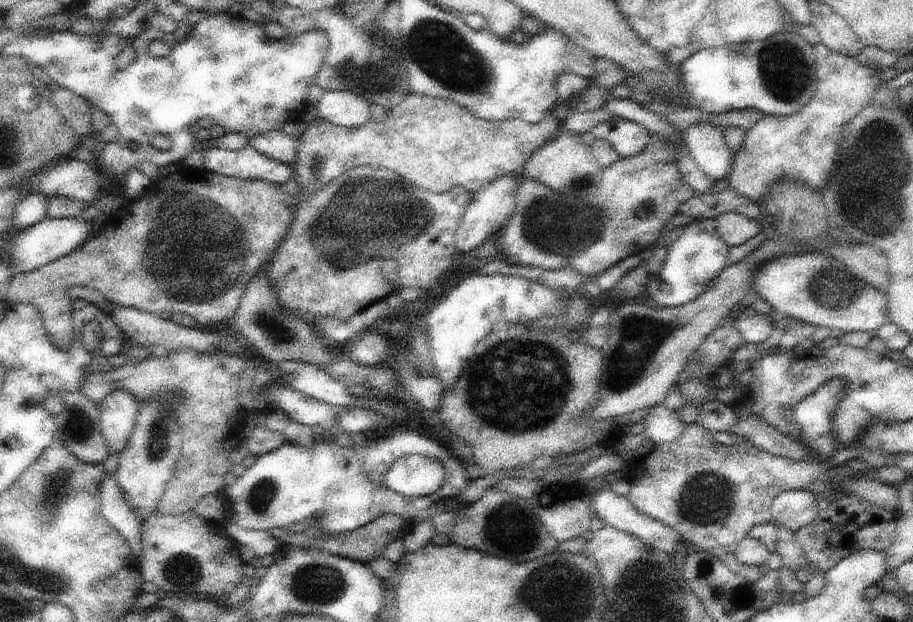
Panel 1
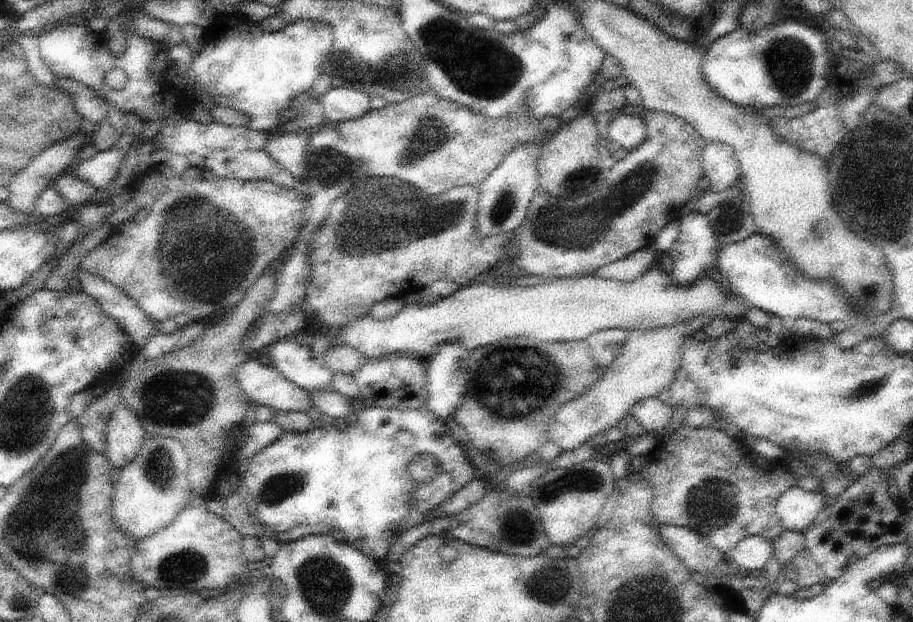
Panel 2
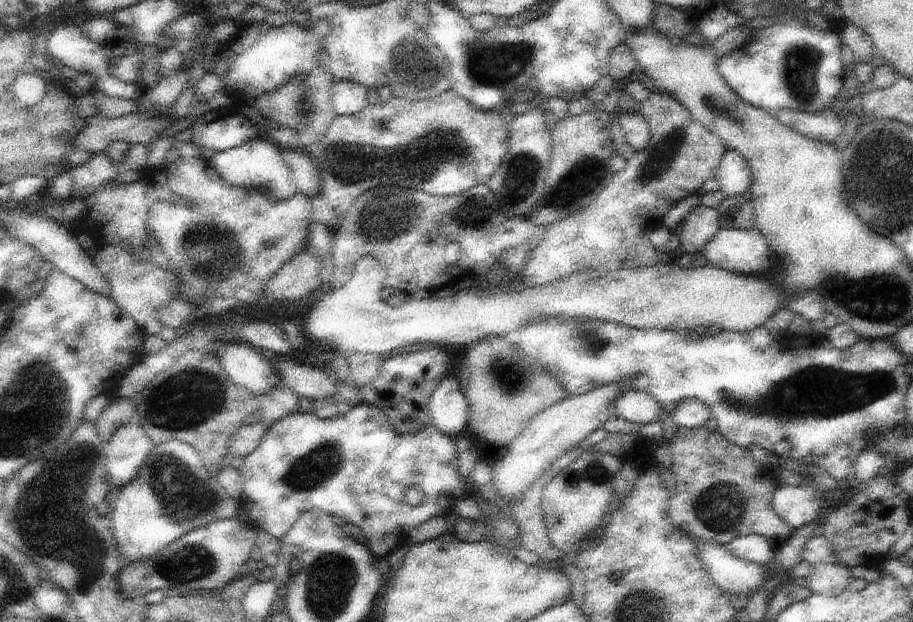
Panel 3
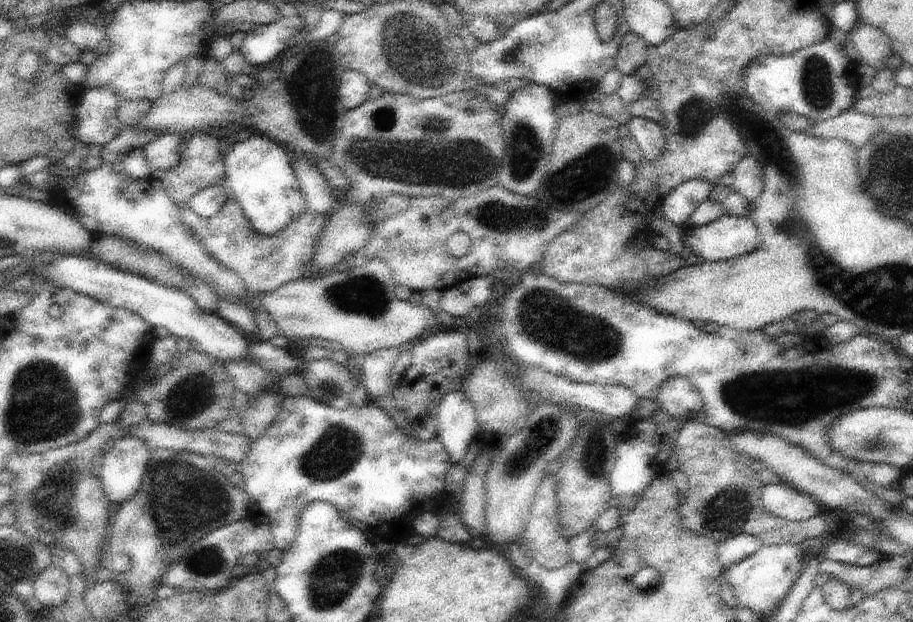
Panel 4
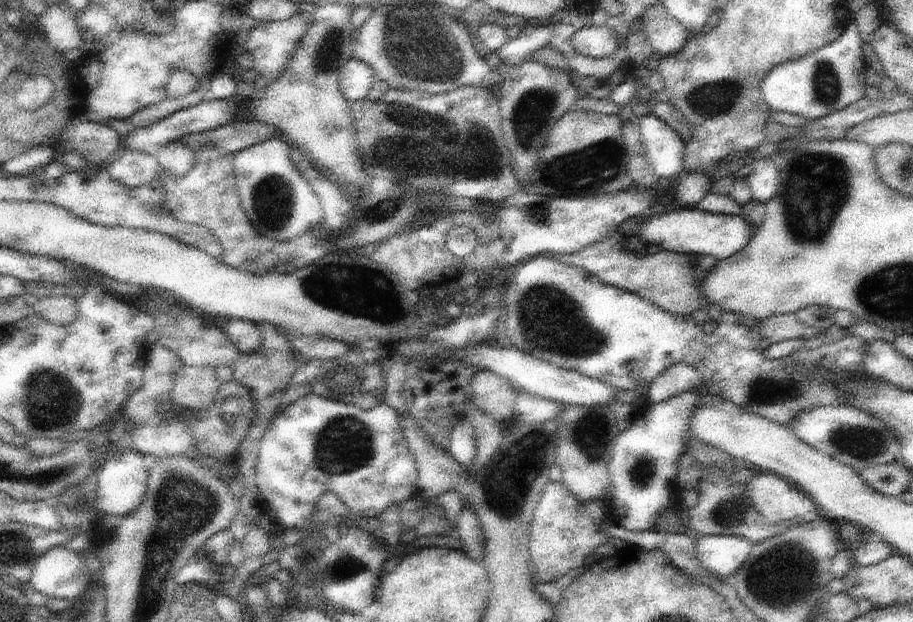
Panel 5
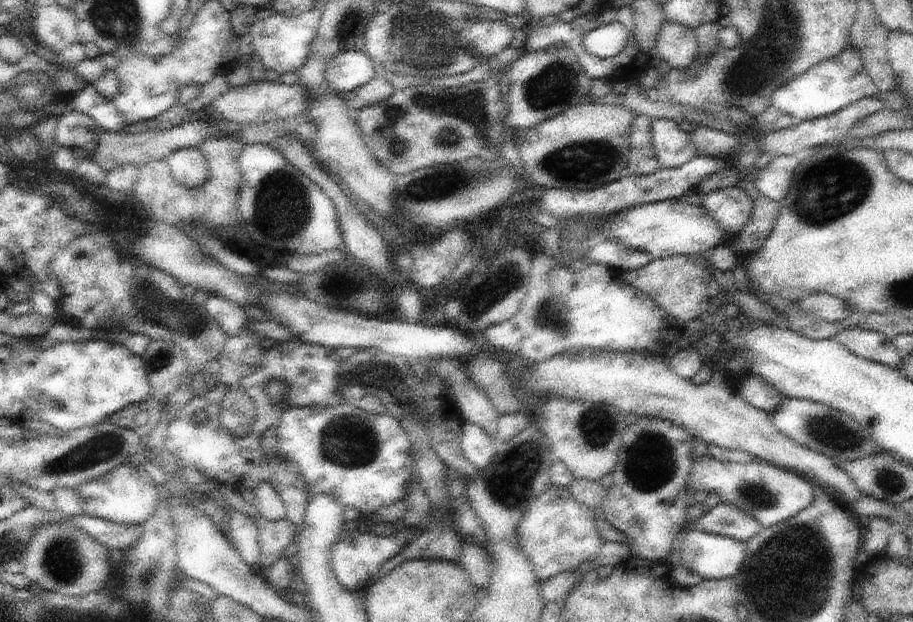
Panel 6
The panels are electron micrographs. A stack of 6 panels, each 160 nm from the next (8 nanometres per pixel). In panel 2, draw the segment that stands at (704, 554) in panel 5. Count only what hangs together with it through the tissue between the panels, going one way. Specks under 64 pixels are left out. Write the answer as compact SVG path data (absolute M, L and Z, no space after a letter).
M760 535L741 540L728 554L731 562L750 573L764 573L766 562L773 556L773 542Z

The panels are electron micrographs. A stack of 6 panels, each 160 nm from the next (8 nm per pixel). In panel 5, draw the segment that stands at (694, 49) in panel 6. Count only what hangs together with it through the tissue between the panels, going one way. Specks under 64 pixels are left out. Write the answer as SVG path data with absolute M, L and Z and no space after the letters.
M650 4L642 15L642 28L654 54L668 56L682 50L690 38L684 26L668 13L663 4Z

